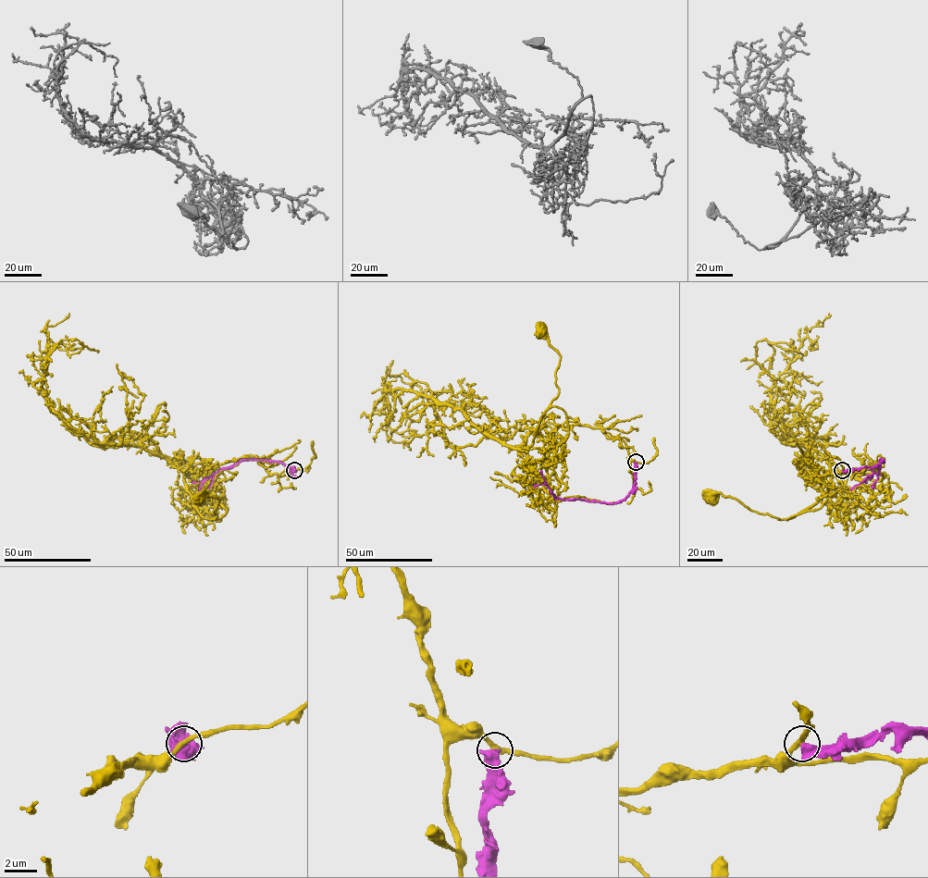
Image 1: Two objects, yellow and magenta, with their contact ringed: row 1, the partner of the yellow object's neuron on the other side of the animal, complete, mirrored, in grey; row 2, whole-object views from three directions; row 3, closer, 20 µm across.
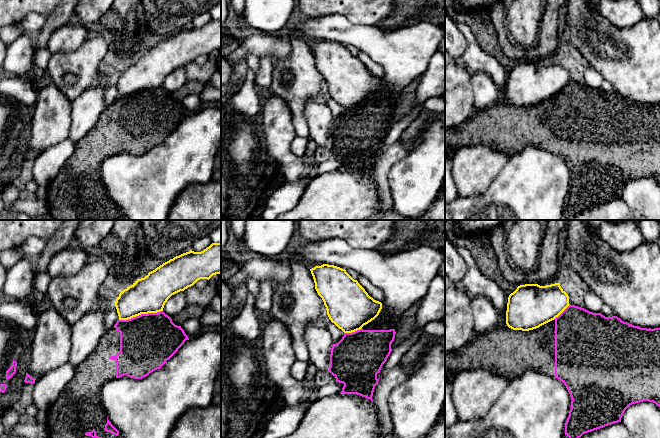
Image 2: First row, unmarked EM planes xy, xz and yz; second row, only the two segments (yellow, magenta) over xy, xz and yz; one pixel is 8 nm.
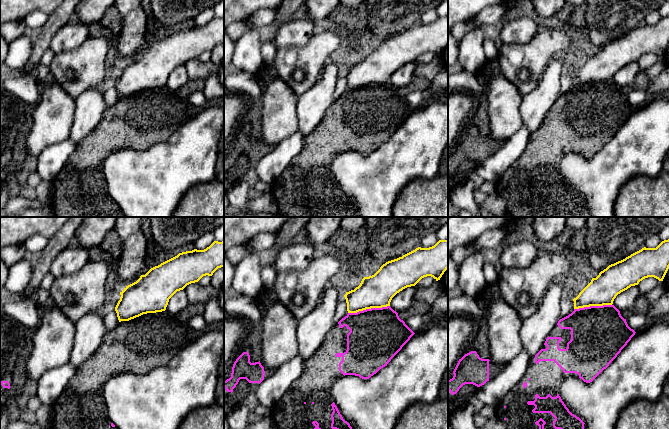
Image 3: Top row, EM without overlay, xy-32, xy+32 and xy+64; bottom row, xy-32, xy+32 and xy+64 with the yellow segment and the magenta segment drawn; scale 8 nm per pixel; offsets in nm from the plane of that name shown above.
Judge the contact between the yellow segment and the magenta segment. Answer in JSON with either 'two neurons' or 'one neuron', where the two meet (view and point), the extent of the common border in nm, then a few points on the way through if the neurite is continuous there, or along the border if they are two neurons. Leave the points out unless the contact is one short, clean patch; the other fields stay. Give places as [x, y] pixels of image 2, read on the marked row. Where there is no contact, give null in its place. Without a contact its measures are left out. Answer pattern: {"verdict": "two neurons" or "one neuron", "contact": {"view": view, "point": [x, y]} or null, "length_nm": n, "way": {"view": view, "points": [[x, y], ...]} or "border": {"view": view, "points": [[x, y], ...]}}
{"verdict": "two neurons", "contact": {"view": "xy", "point": [140, 314]}, "length_nm": 360, "border": {"view": "xy", "points": [[162, 310], [141, 313], [119, 320]]}}

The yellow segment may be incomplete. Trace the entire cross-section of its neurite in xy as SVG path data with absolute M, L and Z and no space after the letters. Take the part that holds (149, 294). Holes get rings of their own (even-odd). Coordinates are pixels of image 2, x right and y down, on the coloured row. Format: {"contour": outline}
{"contour": "M212 243L201 252L190 250L176 256L119 294L115 302L119 320L163 311L172 295L193 286L200 279L209 280L220 273L221 243Z"}

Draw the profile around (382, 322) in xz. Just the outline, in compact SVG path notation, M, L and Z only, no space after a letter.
M382 303L382 309L374 320L360 330L344 333L342 339L333 344L329 372L336 378L336 382L344 384L341 393L357 394L372 401L375 386L379 381L377 374L392 351L391 344L395 334L388 311Z

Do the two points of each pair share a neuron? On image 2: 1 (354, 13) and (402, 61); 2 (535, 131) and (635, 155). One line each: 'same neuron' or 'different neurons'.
1: different neurons
2: same neuron

